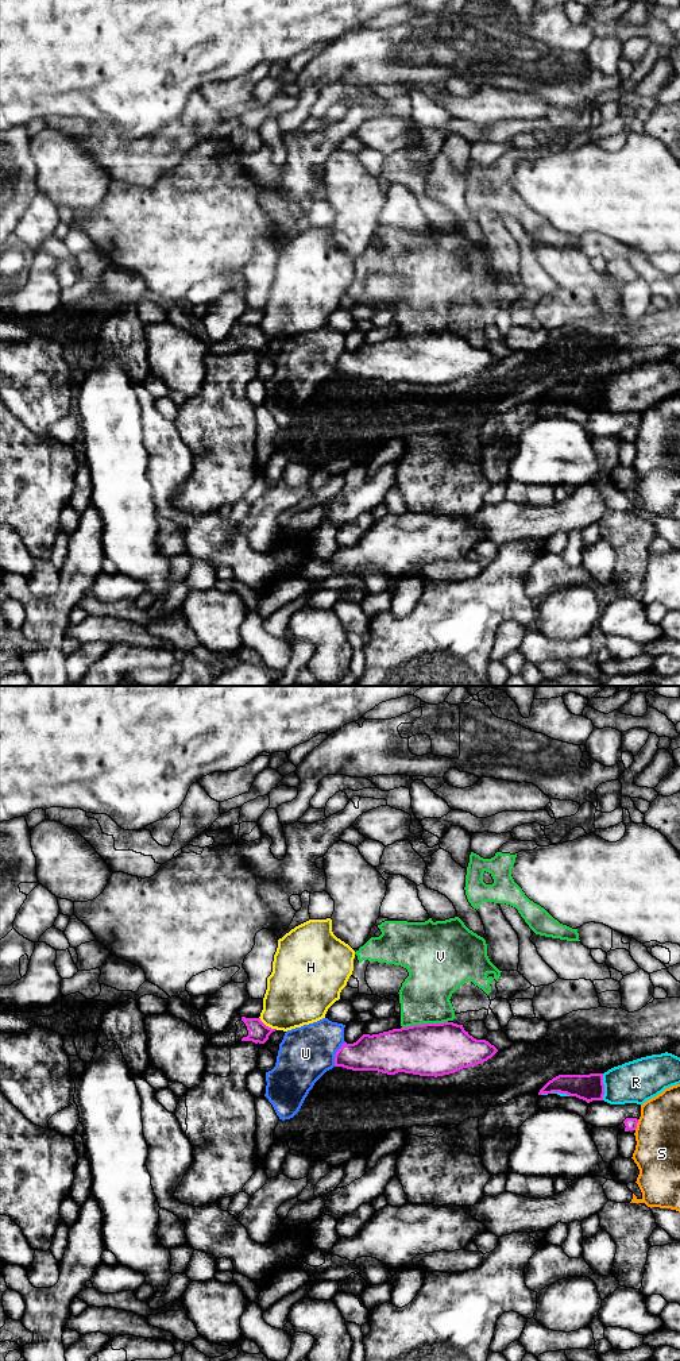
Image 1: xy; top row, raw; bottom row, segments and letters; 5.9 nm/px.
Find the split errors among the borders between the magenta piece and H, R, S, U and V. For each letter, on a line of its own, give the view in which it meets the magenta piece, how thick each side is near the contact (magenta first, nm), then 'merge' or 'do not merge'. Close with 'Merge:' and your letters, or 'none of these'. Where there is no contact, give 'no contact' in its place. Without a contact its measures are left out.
H: xy | 120/360 nm | do not merge
R: xy | 160/260 nm | do not merge
S: xy | 70/280 nm | do not merge
U: xy | 220/320 nm | do not merge
V: xy | 320/300 nm | do not merge
Merge: none of these

